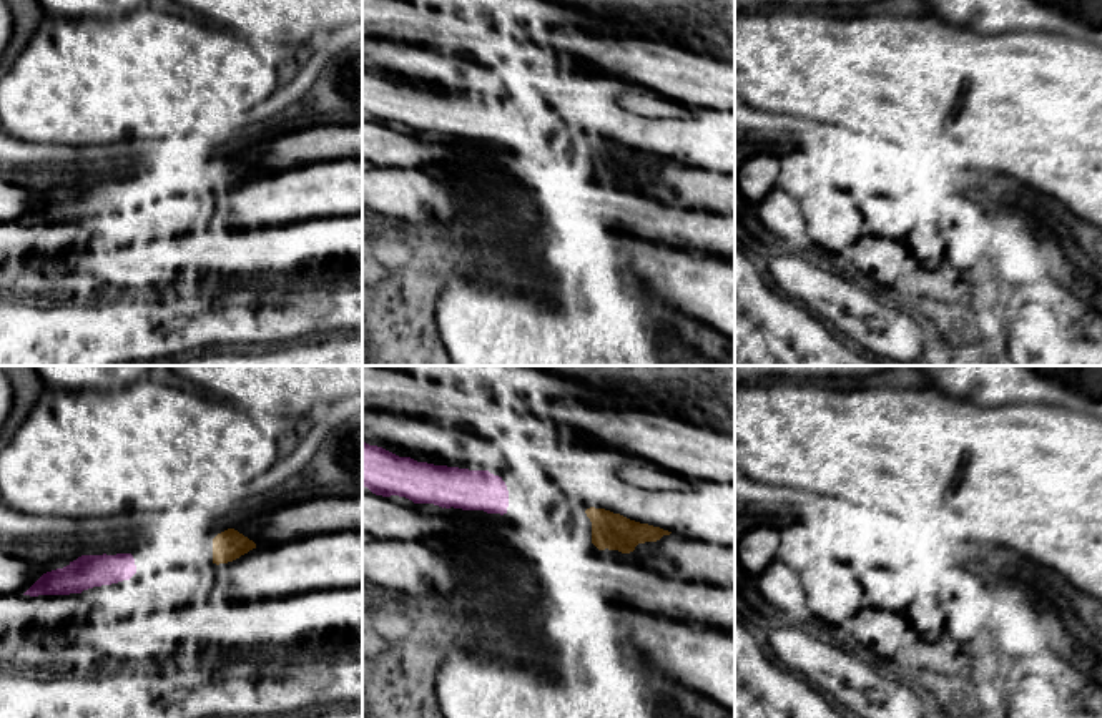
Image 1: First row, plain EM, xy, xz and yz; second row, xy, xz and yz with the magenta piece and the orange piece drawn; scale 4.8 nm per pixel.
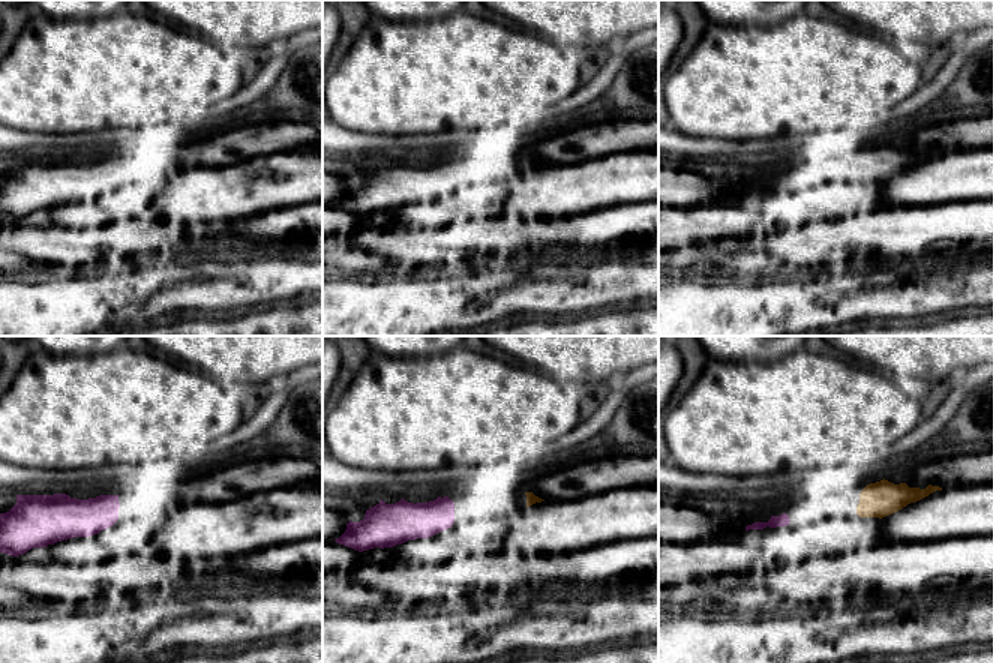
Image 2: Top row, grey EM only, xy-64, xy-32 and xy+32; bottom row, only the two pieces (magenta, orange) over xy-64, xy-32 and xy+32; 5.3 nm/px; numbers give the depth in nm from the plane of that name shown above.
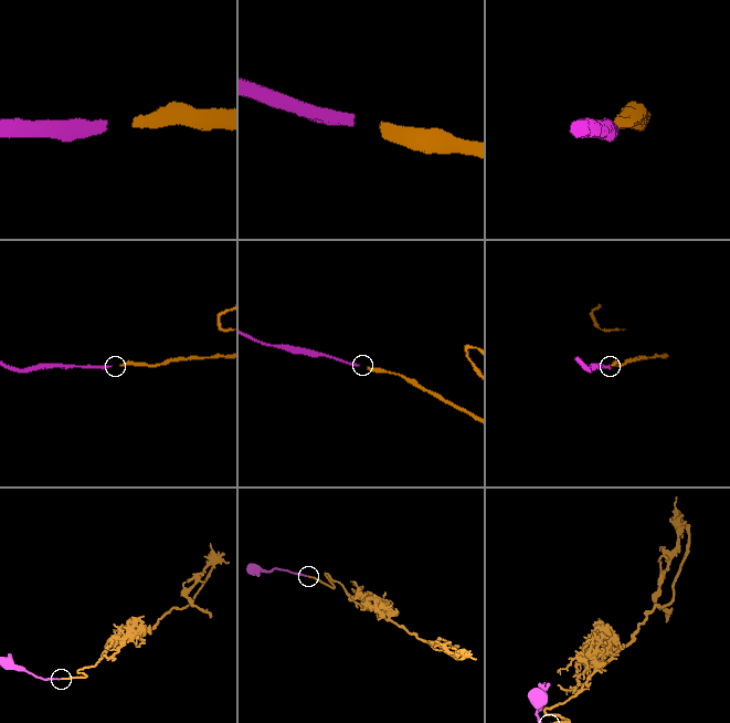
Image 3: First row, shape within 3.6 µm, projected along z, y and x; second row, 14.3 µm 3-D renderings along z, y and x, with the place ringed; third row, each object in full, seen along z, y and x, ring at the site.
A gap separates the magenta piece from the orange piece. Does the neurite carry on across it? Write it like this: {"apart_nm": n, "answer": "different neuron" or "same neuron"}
{"apart_nm": 380, "answer": "same neuron"}

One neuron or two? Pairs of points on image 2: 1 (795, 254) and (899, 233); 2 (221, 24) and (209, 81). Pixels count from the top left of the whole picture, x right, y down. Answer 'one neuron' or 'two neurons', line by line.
1: one neuron
2: two neurons

